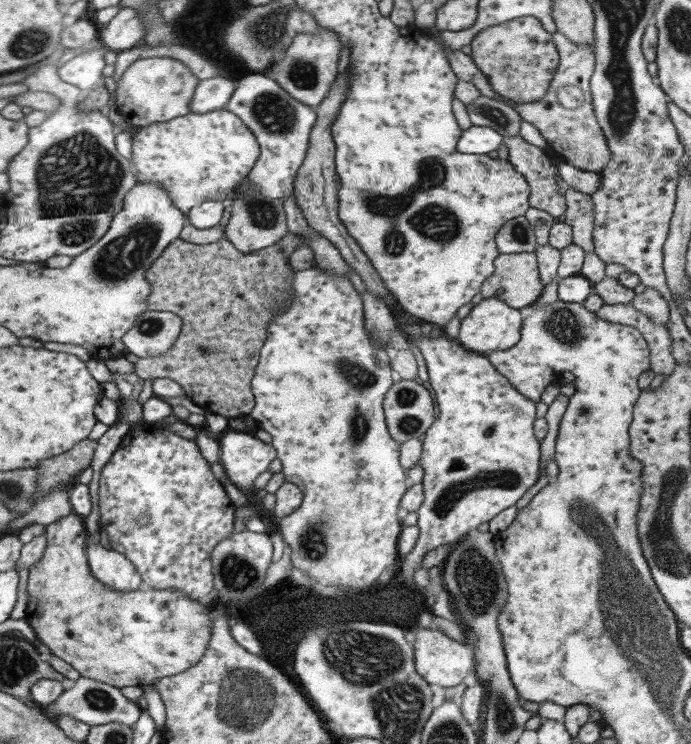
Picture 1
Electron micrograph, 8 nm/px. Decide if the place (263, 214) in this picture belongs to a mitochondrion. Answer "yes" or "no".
yes

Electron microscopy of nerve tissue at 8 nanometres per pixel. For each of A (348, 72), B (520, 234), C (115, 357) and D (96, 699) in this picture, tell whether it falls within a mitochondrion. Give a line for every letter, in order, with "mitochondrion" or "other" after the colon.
A: other
B: mitochondrion
C: other
D: mitochondrion

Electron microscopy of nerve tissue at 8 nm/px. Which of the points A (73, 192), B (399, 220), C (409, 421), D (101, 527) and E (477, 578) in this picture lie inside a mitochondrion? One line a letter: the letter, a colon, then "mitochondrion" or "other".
A: mitochondrion
B: mitochondrion
C: mitochondrion
D: other
E: mitochondrion

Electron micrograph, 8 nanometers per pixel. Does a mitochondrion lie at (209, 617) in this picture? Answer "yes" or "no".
no

